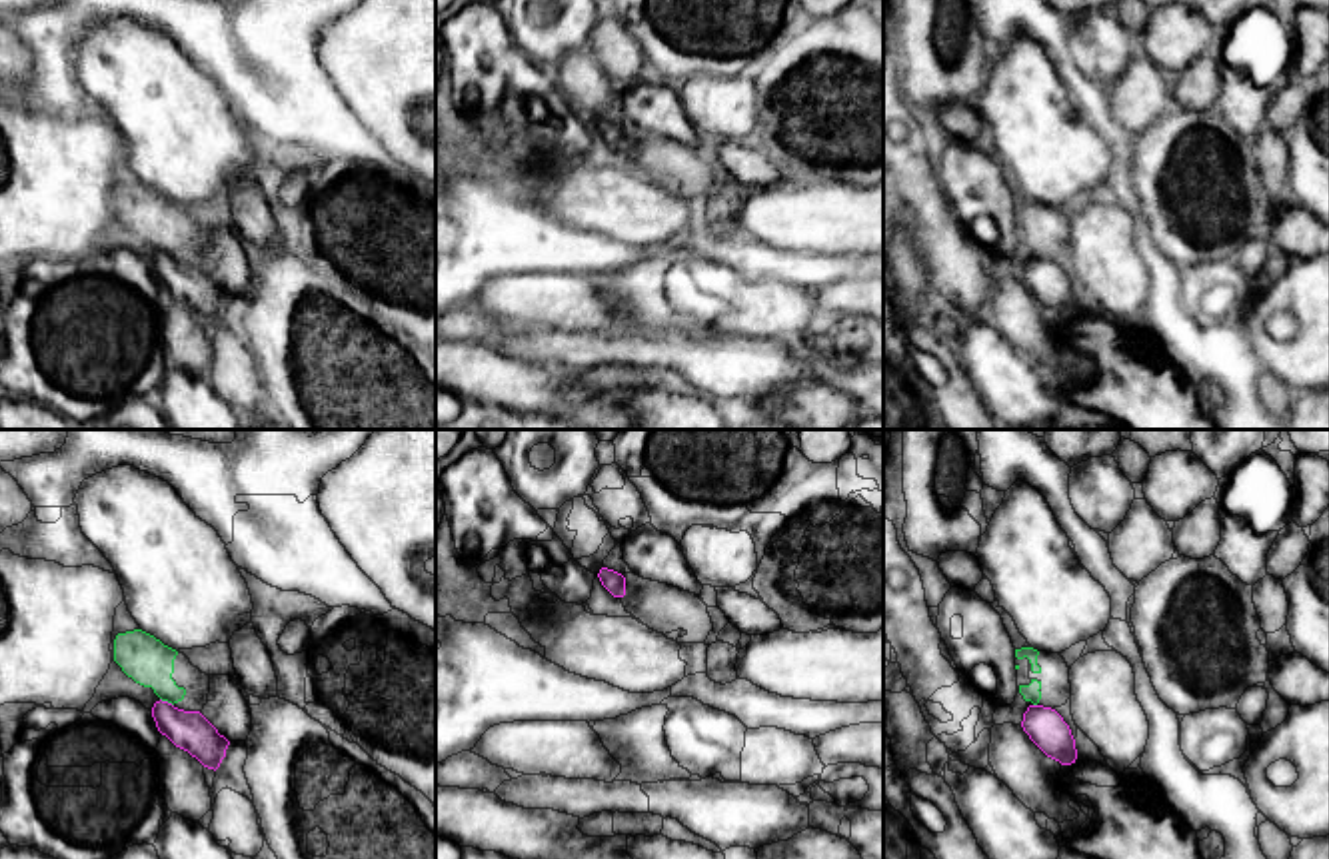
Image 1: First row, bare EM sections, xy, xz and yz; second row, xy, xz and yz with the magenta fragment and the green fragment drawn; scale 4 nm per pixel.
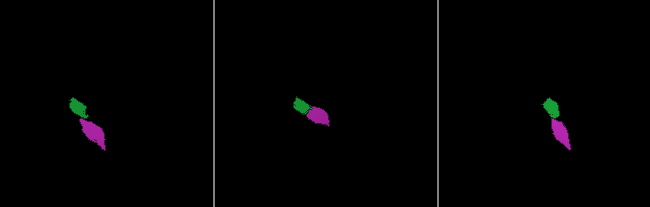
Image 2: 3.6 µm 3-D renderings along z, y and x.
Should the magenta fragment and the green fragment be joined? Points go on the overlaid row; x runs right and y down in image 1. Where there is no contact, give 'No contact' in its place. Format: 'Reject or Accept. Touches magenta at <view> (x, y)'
Reject. Touches magenta at xy (166, 702)

